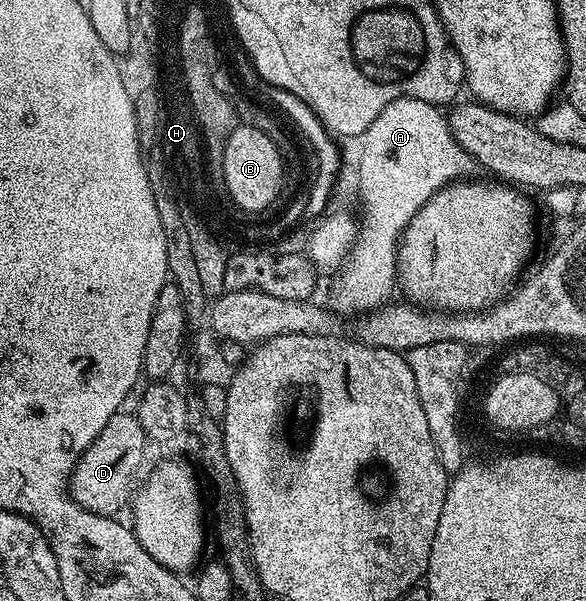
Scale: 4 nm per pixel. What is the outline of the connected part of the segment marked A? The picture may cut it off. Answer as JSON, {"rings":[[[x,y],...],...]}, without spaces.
{"rings":[[[401,97],[388,103],[363,135],[364,160],[361,162],[361,172],[358,176],[360,185],[356,191],[362,199],[364,213],[360,216],[353,247],[343,261],[341,269],[337,270],[335,277],[338,278],[334,281],[334,290],[330,293],[330,301],[328,300],[329,308],[339,315],[364,315],[389,300],[388,295],[397,280],[398,240],[411,221],[412,215],[440,188],[462,176],[475,176],[475,171],[478,171],[477,161],[469,157],[451,135],[447,116],[437,106],[424,103],[415,97]]]}

